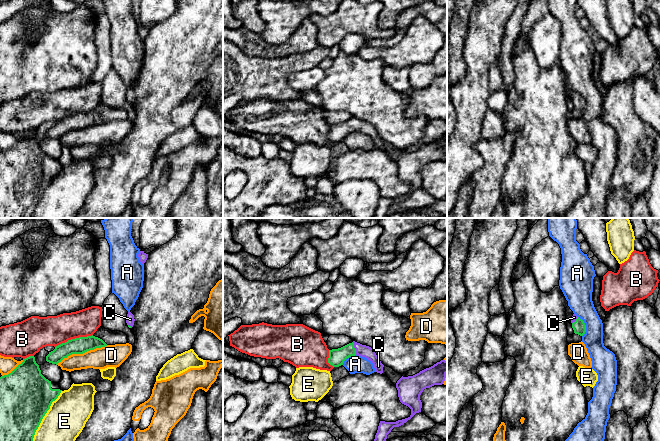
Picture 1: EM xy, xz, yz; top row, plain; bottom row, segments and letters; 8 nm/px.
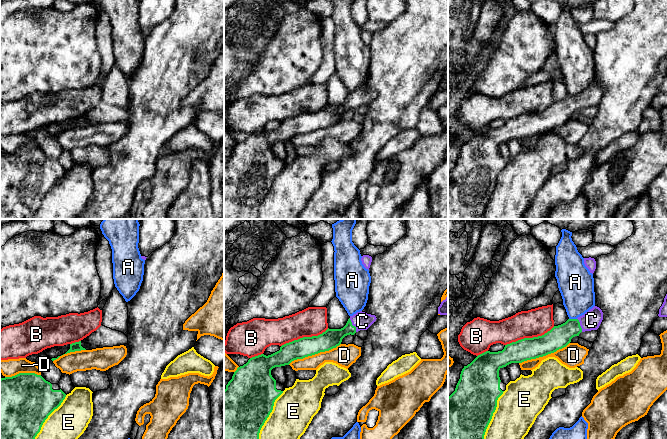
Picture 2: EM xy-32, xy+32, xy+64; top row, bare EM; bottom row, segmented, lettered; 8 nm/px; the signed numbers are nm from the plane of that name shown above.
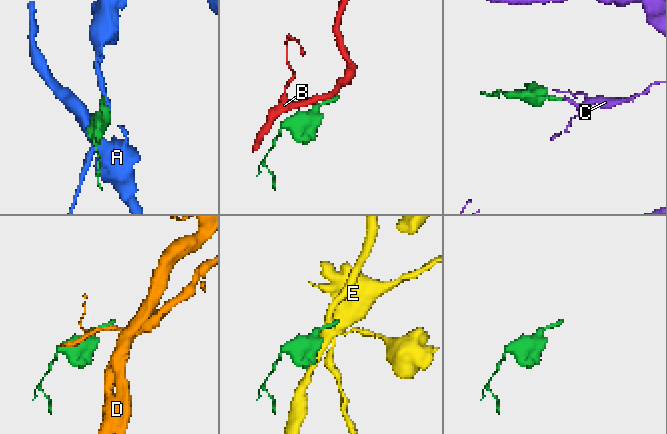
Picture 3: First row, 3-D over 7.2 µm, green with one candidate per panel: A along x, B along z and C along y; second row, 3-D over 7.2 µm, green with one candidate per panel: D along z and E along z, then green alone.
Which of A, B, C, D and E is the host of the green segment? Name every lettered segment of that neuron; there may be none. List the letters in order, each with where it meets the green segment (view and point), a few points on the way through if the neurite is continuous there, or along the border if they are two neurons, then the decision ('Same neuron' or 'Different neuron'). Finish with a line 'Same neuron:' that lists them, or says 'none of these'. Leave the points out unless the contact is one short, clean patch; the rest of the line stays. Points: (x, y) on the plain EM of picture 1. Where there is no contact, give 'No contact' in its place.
A: Touches green at yz (585, 102). Boundary: yz (577, 92), (585, 101), (585, 109), (582, 112). Different neuron
B: Touches green at xy (73, 115). Different neuron
C: Touches green at xz (354, 124). Path across: xz (337, 133), (354, 124), (365, 127). Same neuron
D: Touches green at xy (81, 129). Different neuron
E: Touches green at xy (44, 191). Different neuron
Same neuron: C

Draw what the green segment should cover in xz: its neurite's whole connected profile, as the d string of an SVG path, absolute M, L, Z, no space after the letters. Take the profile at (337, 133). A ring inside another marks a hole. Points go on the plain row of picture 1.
M353 117L341 124L329 126L328 139L333 143L343 141L344 137L351 132L361 132L370 136L375 144L375 148L382 150L384 141L377 133L373 124Z

